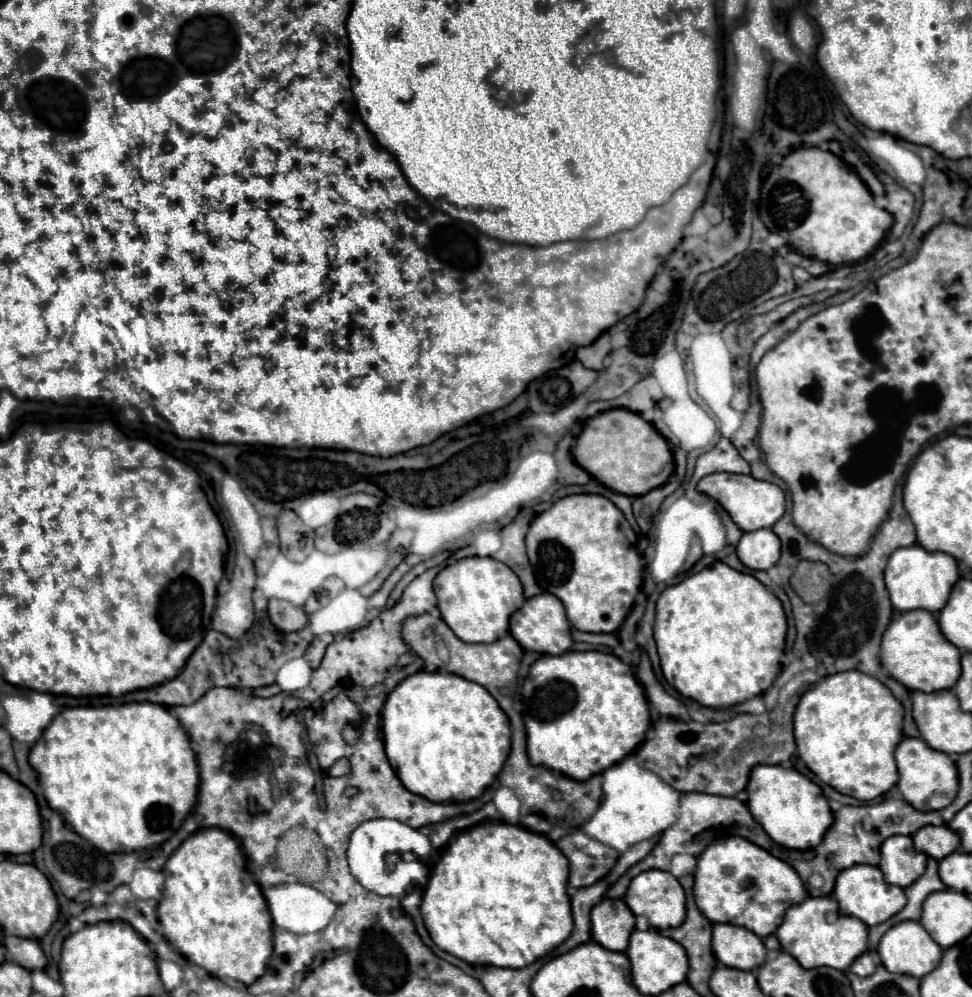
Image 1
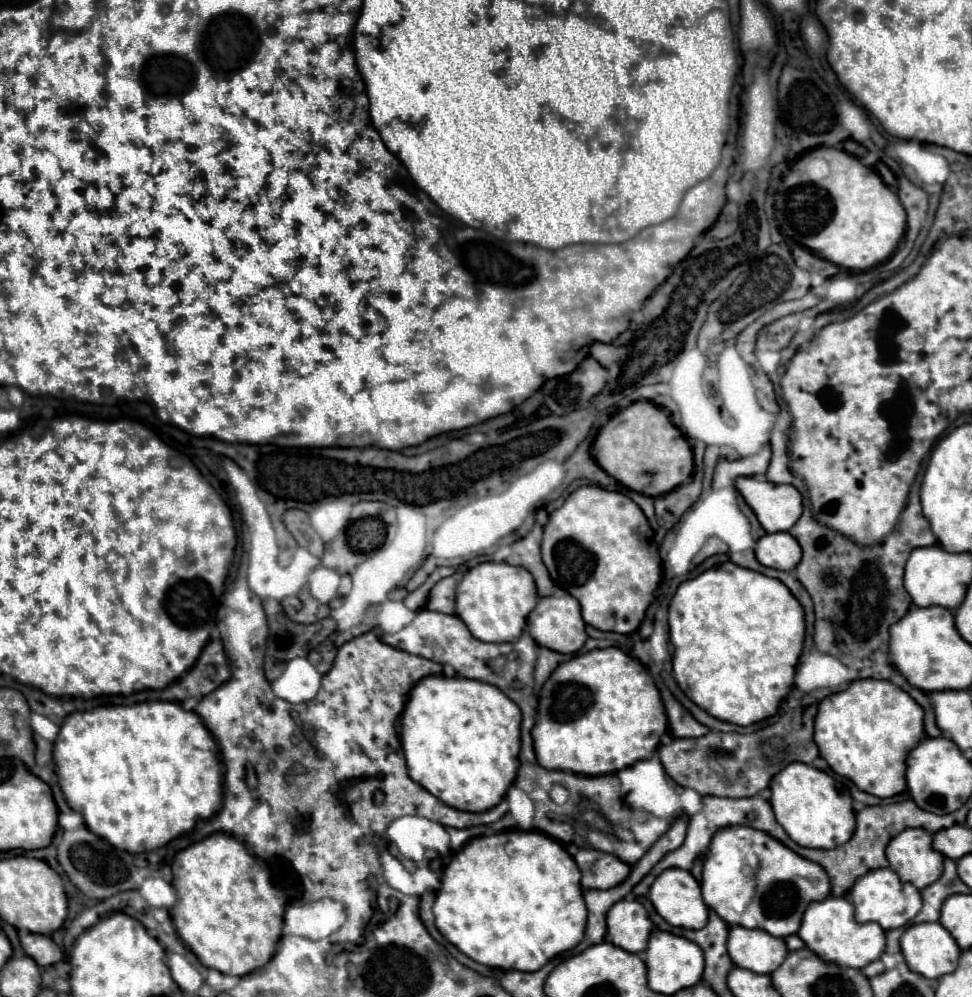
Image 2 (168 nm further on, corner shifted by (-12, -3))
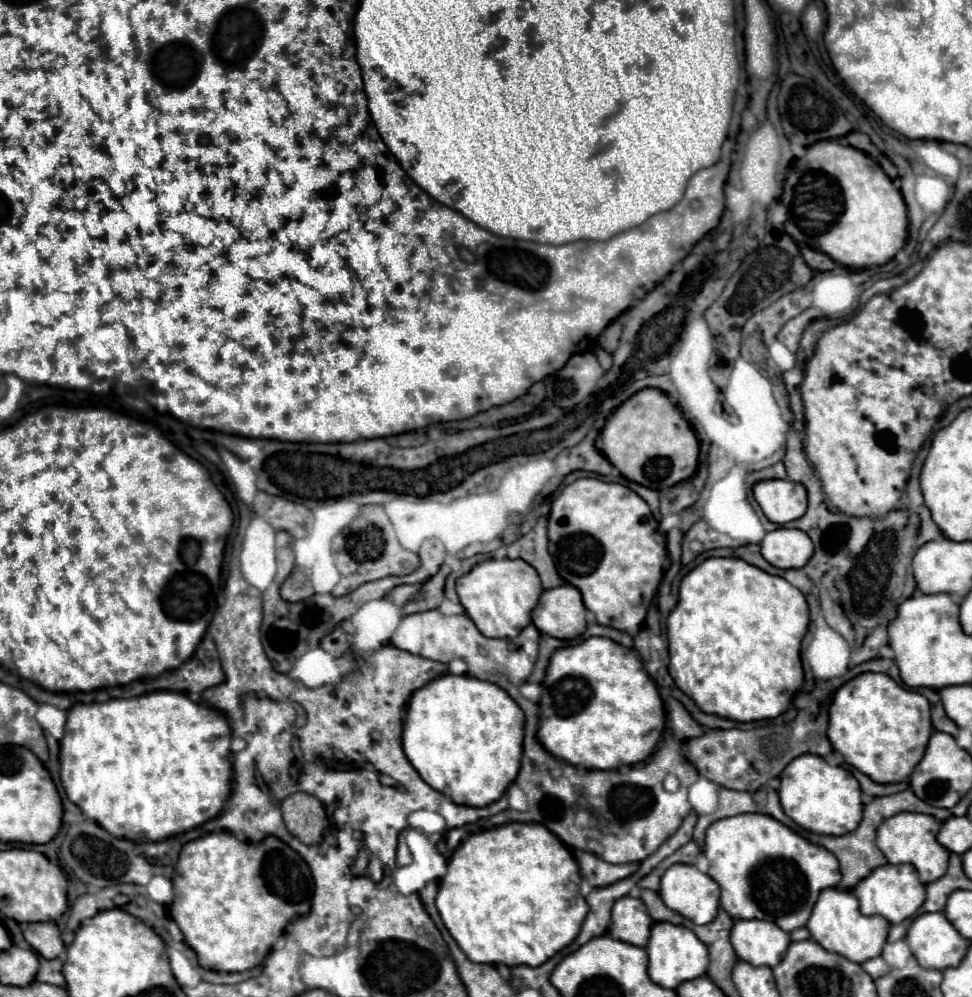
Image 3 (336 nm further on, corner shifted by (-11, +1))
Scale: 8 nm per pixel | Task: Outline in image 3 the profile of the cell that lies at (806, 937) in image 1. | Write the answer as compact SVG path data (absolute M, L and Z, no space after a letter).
M826 888L826 890L822 890L822 894L820 894L816 906L814 906L806 928L810 930L812 938L820 946L824 946L826 950L842 954L844 958L862 964L870 958L880 956L880 952L886 944L890 922L886 922L886 918L866 918L858 910L858 900L856 900L853 891Z

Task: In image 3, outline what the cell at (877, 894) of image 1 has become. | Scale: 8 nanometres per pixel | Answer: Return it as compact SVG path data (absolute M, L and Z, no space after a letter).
M886 864L886 866L872 870L870 876L866 876L864 880L858 882L858 886L854 888L854 894L860 900L862 914L884 916L890 924L898 924L898 922L910 918L926 900L926 888L920 882L914 866L910 866L910 864L902 864L902 866Z

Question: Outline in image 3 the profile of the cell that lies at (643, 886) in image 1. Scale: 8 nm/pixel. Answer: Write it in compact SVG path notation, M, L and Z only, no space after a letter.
M674 864L674 866L670 866L666 870L666 874L662 876L660 896L662 896L662 900L668 908L676 910L678 914L692 920L694 924L712 922L718 914L718 908L720 908L720 886L708 874L700 872L692 864Z

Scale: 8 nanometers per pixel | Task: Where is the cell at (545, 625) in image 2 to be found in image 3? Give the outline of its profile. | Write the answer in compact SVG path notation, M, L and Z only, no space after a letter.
M570 584L556 586L554 590L544 590L538 606L532 610L532 622L542 634L548 634L548 636L554 636L560 640L572 640L572 638L584 634L584 630L586 630L586 608L584 608L580 590L570 586Z

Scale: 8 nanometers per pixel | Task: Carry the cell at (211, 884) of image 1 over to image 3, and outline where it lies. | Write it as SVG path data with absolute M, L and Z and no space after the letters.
M228 831L207 833L182 848L172 878L176 896L170 916L182 930L184 942L196 952L202 968L244 972L258 966L286 924L310 912L310 886L306 896L304 880L302 890L298 890L298 904L284 902L266 890L260 876L264 854L264 840L242 842Z

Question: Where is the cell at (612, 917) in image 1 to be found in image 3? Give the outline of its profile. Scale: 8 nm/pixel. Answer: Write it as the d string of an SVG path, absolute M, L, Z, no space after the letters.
M624 896L614 902L610 936L634 946L646 946L650 938L652 918L646 914L646 906L640 898Z

